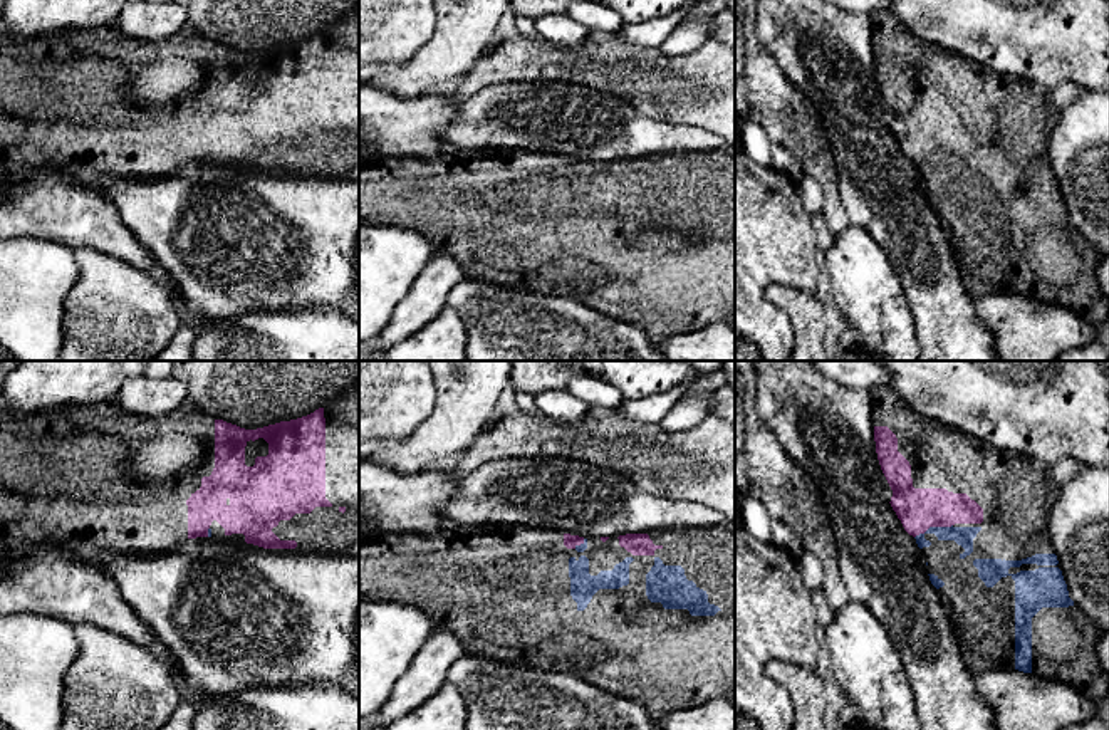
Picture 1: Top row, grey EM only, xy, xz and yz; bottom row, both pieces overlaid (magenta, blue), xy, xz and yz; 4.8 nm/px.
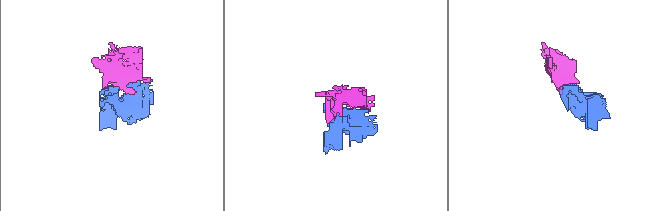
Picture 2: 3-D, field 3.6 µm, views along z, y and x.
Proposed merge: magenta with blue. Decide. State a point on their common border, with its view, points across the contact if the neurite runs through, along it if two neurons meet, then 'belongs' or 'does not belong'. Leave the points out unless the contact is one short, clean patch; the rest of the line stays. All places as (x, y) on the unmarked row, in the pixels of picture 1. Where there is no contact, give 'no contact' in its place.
meets magenta in yz at (933, 150); belongs

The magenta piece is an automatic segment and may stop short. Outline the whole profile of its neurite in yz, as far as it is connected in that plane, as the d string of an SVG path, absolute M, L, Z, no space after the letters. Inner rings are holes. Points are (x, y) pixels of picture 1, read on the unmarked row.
M876 10L869 13L869 17L872 22L872 45L876 49L876 77L881 94L893 114L889 128L901 144L904 154L916 163L929 205L938 213L938 218L948 237L948 243L953 250L965 289L971 294L971 297L983 297L987 294L1018 294L1040 302L1062 305L1065 309L1072 309L1094 327L1099 327L1109 321L1109 300L1097 282L1101 257L1087 242L1087 238L1069 222L1067 208L1064 205L1062 195L1059 193L1059 185L1052 169L1049 143L1057 123L1059 111L1049 101L1049 89L1034 86L1028 81L1013 76L990 72L976 62L931 45L911 34L906 25L891 12Z

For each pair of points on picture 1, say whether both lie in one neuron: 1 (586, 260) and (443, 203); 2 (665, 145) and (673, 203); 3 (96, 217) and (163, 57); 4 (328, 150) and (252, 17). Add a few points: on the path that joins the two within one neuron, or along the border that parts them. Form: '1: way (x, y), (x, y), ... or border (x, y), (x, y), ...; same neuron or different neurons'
1: way (551, 225), (510, 218), (497, 210), (479, 205); same neuron
2: border (705, 150), (628, 158); different neurons
3: border (69, 177), (99, 188), (109, 198); different neurons
4: border (307, 37), (255, 52), (240, 52), (229, 47); different neurons

